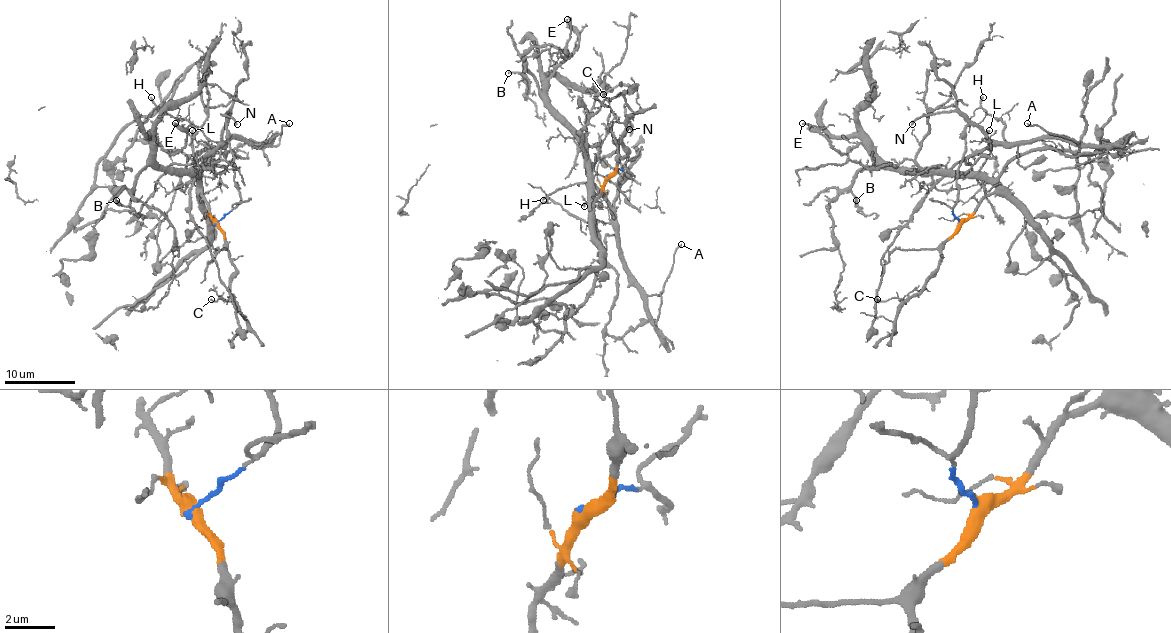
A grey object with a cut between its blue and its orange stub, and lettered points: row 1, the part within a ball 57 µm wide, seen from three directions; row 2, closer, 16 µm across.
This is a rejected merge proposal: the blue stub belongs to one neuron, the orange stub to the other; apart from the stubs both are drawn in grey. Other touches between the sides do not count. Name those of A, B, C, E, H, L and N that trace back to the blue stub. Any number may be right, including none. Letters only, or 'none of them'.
A, H, N

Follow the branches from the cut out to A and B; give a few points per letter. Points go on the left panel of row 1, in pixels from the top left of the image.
A: (217, 224), (240, 201), (226, 124), (224, 142), (247, 139), (258, 144), (289, 123)
B: (217, 224), (201, 197), (194, 174), (172, 174), (148, 165), (139, 174), (126, 206), (116, 201)

